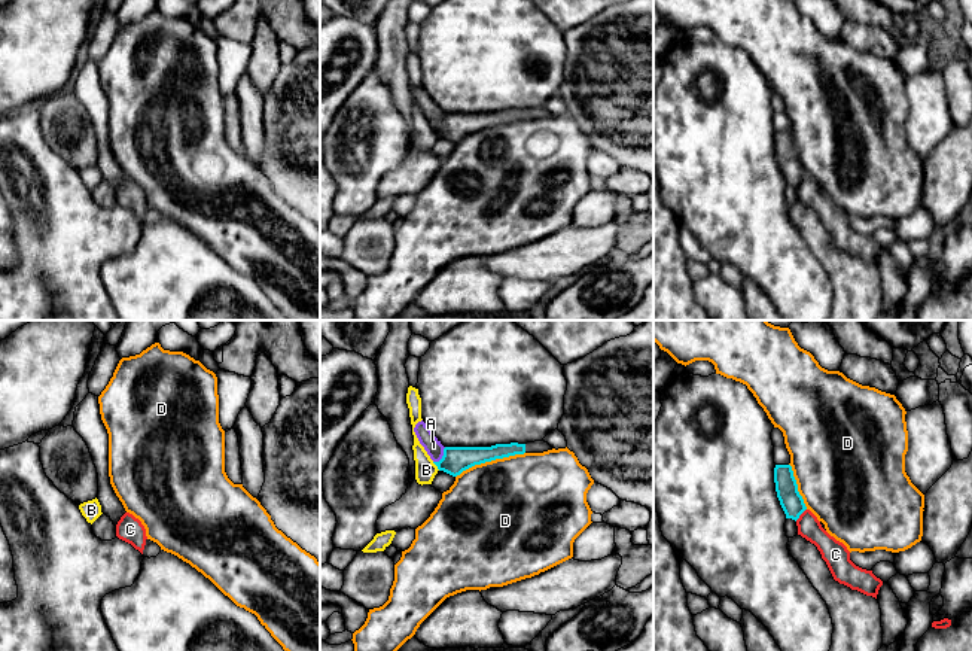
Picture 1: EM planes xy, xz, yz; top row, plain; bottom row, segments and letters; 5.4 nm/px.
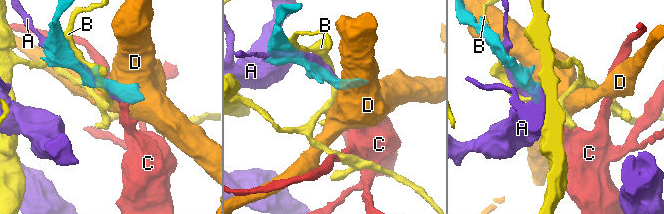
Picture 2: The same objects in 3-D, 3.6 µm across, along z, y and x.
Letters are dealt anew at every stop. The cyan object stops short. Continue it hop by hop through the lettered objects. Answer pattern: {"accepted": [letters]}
{"accepted": []}

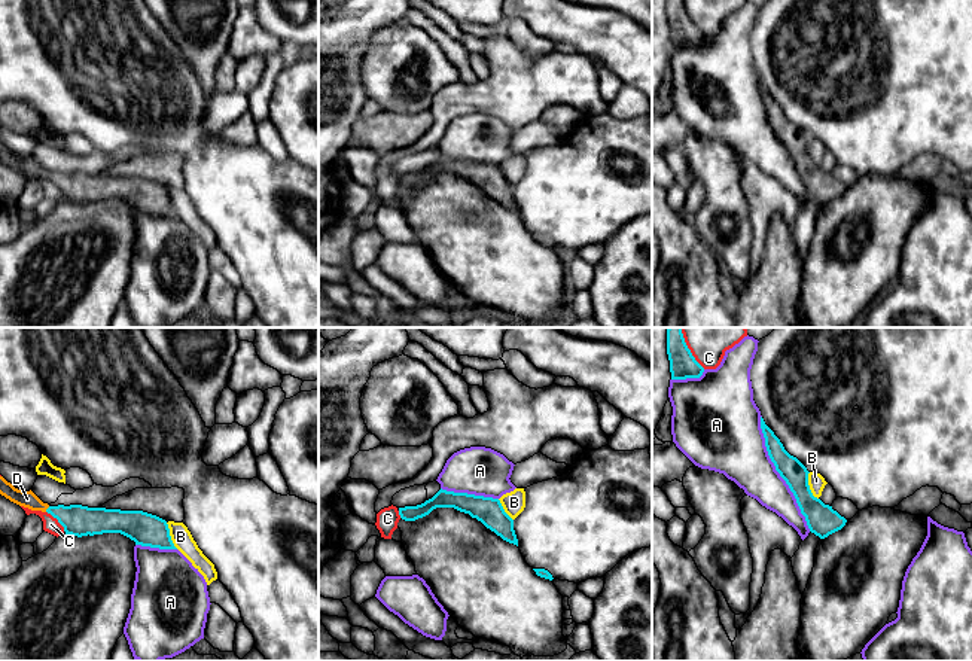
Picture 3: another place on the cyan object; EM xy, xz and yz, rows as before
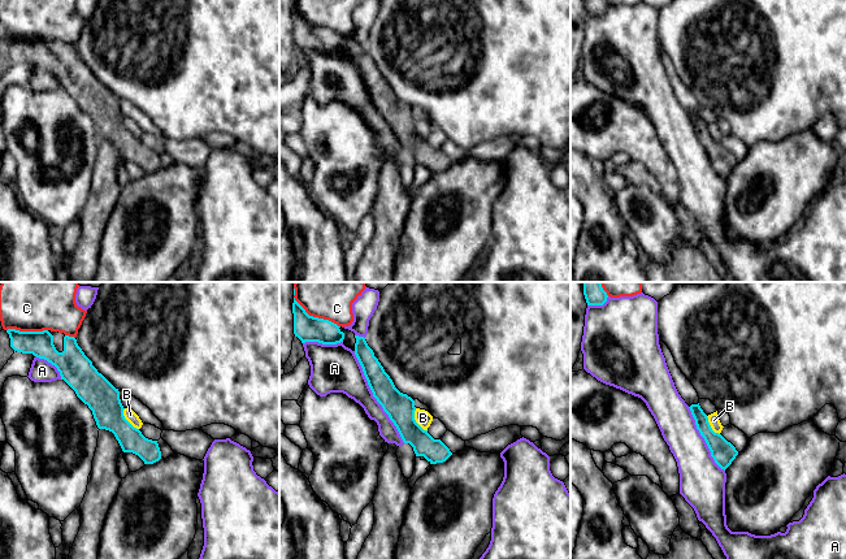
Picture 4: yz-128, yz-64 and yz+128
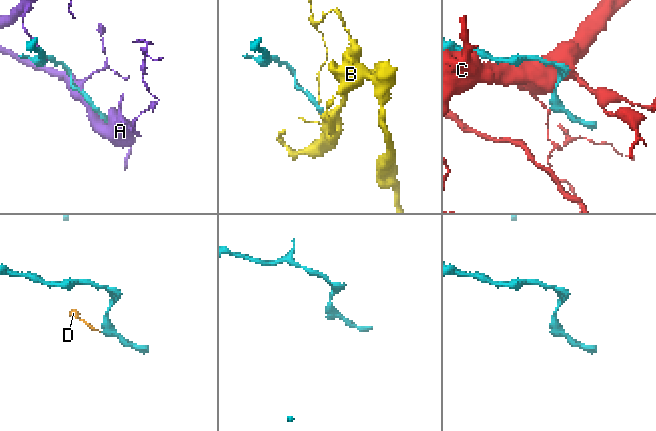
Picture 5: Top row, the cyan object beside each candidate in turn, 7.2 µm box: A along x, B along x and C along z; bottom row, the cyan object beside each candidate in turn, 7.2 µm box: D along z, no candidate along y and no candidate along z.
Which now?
{"accepted": ["D"]}

